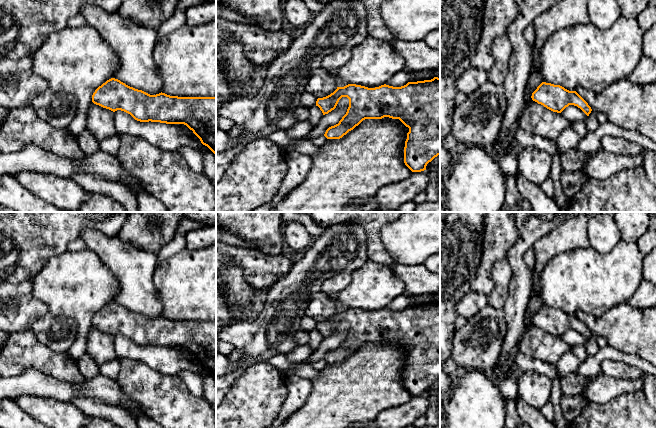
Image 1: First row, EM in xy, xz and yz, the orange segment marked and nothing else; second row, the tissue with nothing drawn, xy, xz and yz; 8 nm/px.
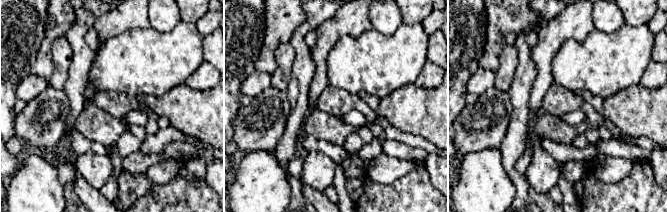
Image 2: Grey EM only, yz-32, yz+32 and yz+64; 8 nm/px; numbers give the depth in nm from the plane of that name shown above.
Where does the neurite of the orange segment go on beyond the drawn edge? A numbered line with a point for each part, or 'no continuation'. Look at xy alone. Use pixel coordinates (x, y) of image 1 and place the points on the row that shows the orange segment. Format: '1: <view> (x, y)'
1: xy (99, 121)

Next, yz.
1: yz (536, 119)

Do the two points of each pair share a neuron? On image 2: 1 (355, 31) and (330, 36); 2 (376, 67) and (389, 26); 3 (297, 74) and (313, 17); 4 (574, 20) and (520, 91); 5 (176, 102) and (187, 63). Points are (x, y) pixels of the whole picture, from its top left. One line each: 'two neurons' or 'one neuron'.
1: one neuron
2: two neurons
3: one neuron
4: two neurons
5: two neurons

